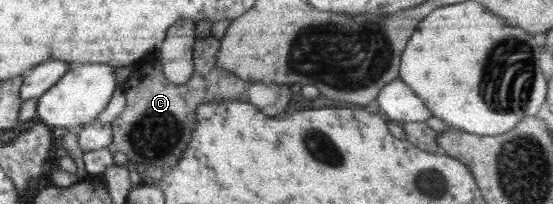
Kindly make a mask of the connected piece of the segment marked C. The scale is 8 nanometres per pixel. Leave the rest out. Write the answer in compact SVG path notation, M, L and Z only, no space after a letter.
M211 34L209 37L196 38L192 55L194 73L185 84L175 84L165 79L161 75L161 67L156 66L149 74L147 67L143 67L143 71L139 71L139 83L135 83L135 87L127 87L127 99L135 101L126 101L125 109L110 123L114 132L110 150L113 153L123 152L129 164L156 165L168 173L187 149L187 143L195 129L194 113L198 105L233 99L252 103L259 111L271 117L279 115L287 107L291 99L288 85L243 81L234 73L218 66L216 55L219 50L220 41Z

